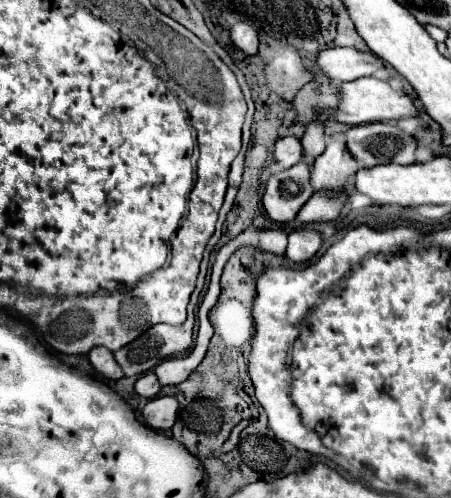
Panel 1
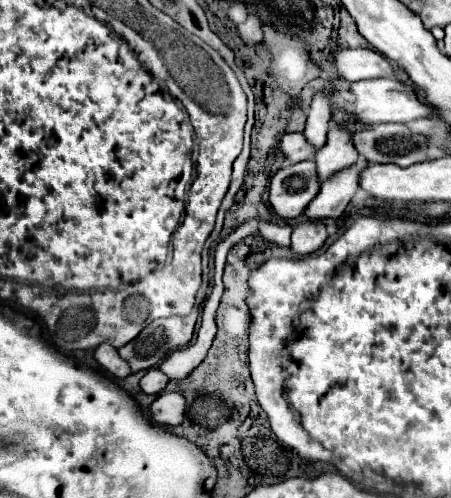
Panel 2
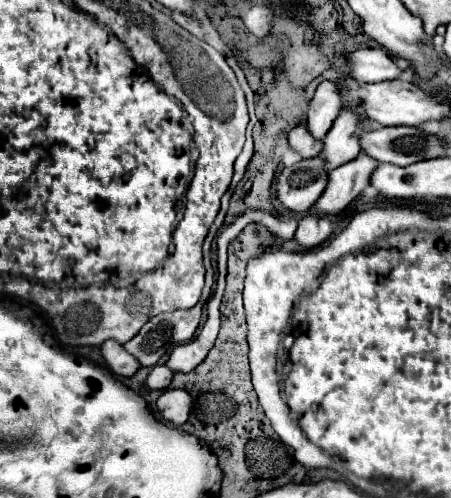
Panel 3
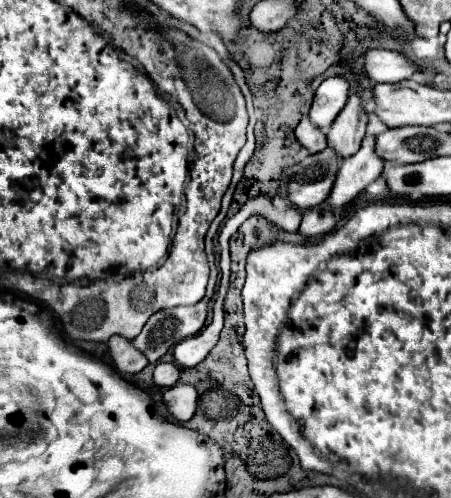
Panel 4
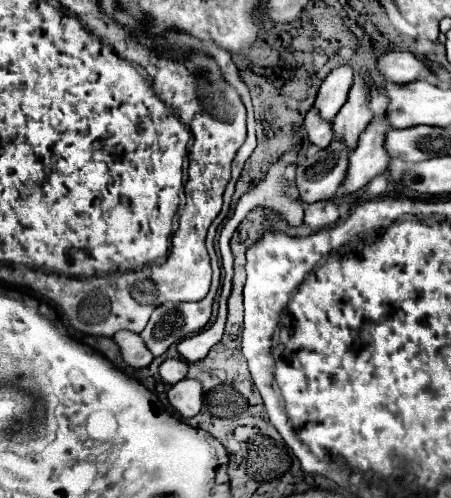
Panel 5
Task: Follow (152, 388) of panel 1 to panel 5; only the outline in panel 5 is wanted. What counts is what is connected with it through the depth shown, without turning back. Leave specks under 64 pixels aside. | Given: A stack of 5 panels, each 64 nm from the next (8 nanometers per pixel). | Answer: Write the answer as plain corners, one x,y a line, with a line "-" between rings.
168,358
160,366
160,376
166,384
176,384
176,382
184,380
186,372
188,372
188,362
180,360
180,358

